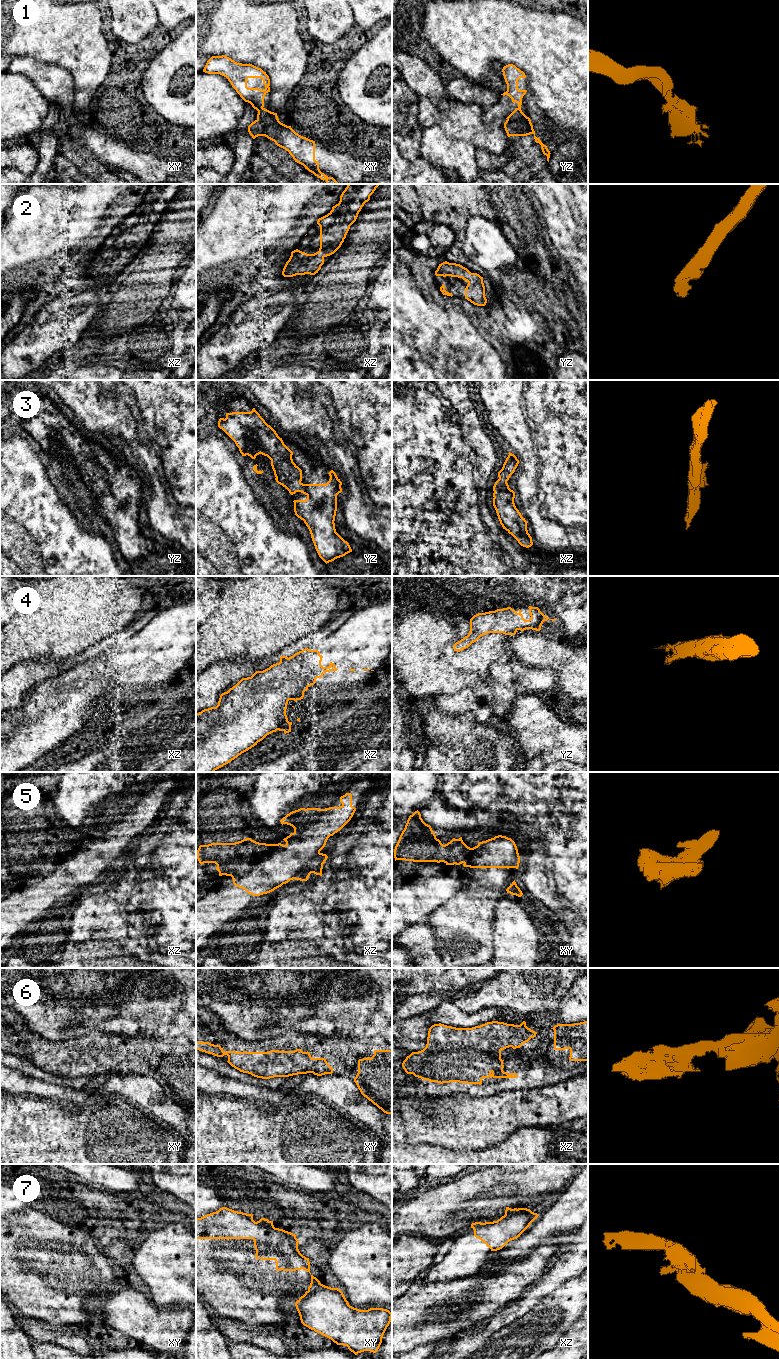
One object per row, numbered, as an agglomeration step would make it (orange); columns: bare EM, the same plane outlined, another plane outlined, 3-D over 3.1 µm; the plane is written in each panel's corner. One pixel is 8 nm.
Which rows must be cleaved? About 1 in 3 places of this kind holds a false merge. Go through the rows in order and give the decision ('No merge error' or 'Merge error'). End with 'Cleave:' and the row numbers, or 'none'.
1: No merge error
2: No merge error
3: No merge error
4: No merge error
5: No merge error
6: No merge error
7: Merge error
Cleave: 7

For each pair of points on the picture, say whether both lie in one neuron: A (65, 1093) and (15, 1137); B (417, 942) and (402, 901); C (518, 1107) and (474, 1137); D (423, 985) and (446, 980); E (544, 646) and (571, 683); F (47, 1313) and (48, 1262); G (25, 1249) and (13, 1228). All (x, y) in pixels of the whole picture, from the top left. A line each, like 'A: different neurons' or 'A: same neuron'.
A: different neurons
B: different neurons
C: same neuron
D: same neuron
E: same neuron
F: same neuron
G: same neuron

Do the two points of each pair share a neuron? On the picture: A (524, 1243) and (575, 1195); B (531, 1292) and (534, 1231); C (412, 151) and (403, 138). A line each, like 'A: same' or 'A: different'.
A: same
B: different
C: same

